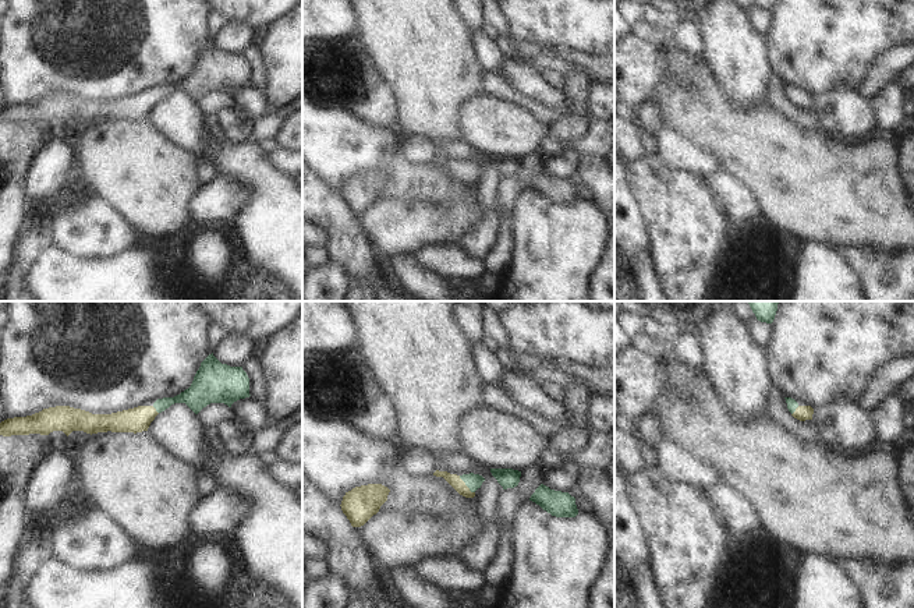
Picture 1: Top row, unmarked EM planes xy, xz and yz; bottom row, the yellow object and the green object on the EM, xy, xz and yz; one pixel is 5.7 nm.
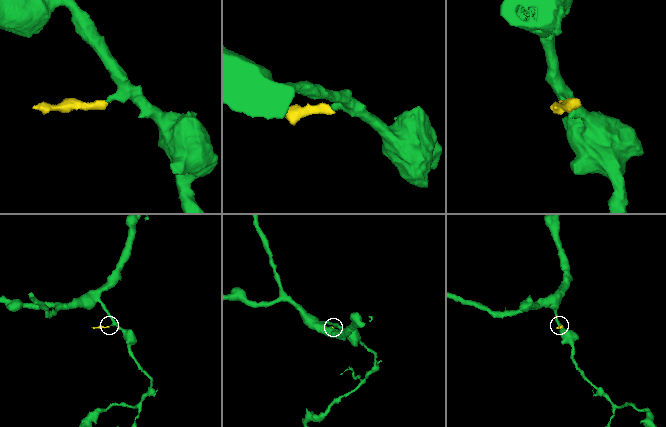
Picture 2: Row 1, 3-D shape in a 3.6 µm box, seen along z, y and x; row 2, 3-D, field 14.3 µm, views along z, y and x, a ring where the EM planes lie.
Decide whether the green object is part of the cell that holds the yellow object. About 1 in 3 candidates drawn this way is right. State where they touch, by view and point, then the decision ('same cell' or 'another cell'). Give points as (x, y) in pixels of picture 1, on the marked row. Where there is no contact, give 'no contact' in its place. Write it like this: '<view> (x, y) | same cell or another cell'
xz (466, 485) | same cell

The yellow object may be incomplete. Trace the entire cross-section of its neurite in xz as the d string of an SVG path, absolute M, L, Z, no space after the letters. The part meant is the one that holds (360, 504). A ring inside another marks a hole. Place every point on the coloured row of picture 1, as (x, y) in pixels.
M382 484L355 487L346 492L340 506L351 526L361 527L379 512L389 492L390 489Z

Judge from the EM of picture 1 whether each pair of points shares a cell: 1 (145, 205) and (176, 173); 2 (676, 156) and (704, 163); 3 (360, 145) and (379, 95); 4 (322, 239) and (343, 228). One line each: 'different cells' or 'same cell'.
1: same cell
2: same cell
3: different cells
4: different cells

